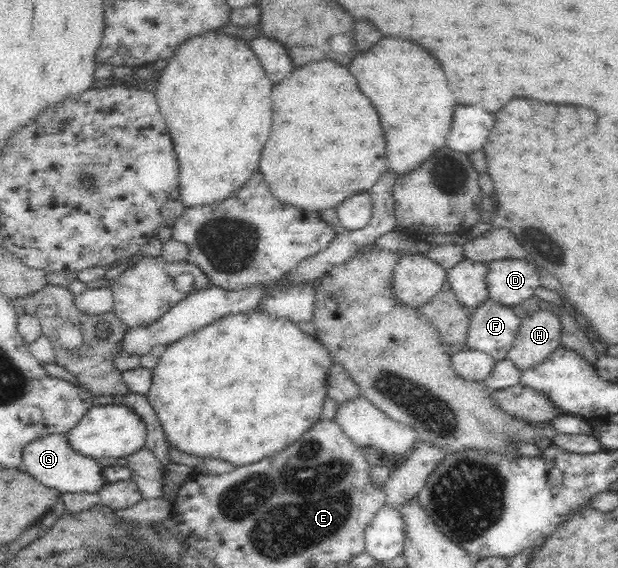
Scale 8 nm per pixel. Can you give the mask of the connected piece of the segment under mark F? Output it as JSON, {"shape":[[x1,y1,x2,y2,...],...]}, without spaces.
{"shape":[[488,299,470,314,465,346,501,362,508,358,521,321,511,307,500,306]]}

